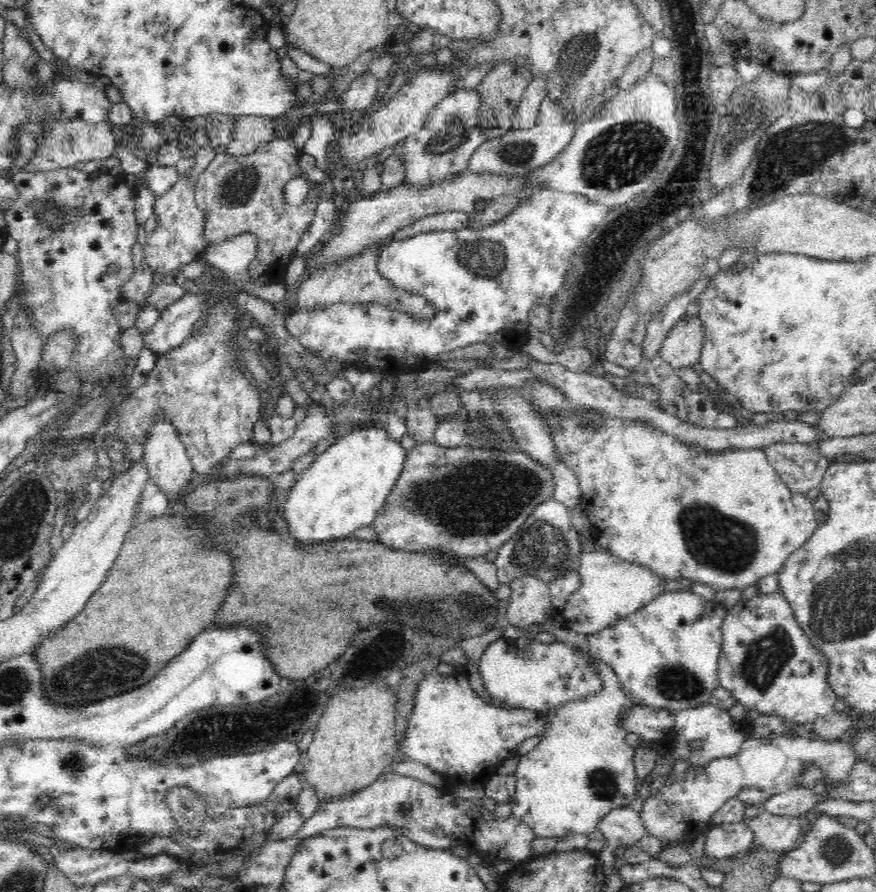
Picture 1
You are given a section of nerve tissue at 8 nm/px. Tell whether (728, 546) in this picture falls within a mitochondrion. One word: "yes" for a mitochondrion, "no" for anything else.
yes

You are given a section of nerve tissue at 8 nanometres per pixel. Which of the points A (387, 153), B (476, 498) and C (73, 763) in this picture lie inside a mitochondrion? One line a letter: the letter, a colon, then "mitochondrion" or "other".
A: other
B: mitochondrion
C: mitochondrion

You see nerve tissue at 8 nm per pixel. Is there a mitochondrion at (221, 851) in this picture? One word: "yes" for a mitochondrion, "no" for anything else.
no

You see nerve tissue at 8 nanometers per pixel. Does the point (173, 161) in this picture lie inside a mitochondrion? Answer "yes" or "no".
no

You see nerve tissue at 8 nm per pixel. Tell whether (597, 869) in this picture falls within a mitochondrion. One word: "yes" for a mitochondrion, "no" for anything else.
no

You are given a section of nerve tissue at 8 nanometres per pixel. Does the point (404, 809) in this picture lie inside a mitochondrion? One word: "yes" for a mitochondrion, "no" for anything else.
no

